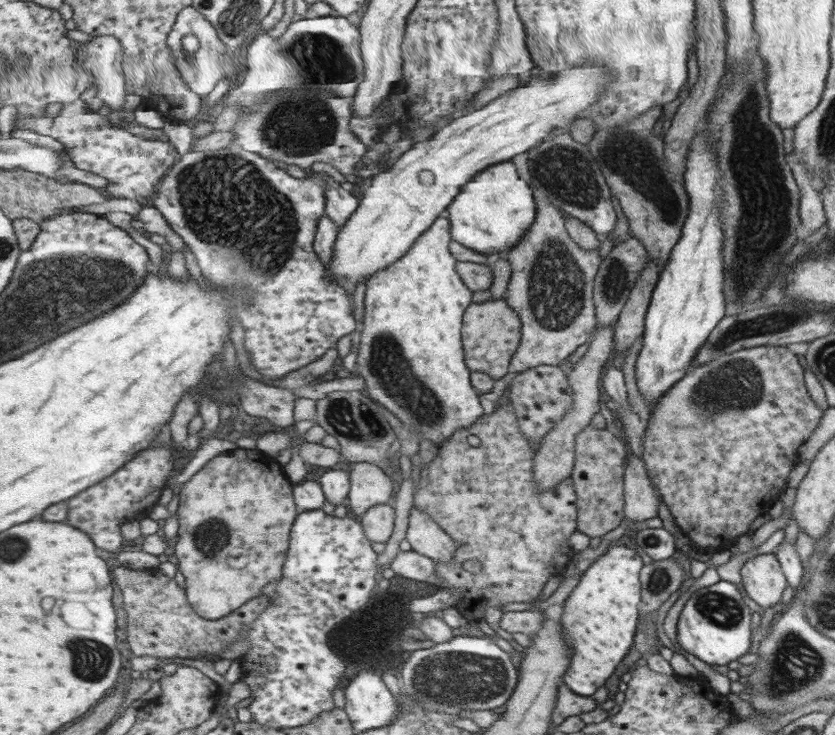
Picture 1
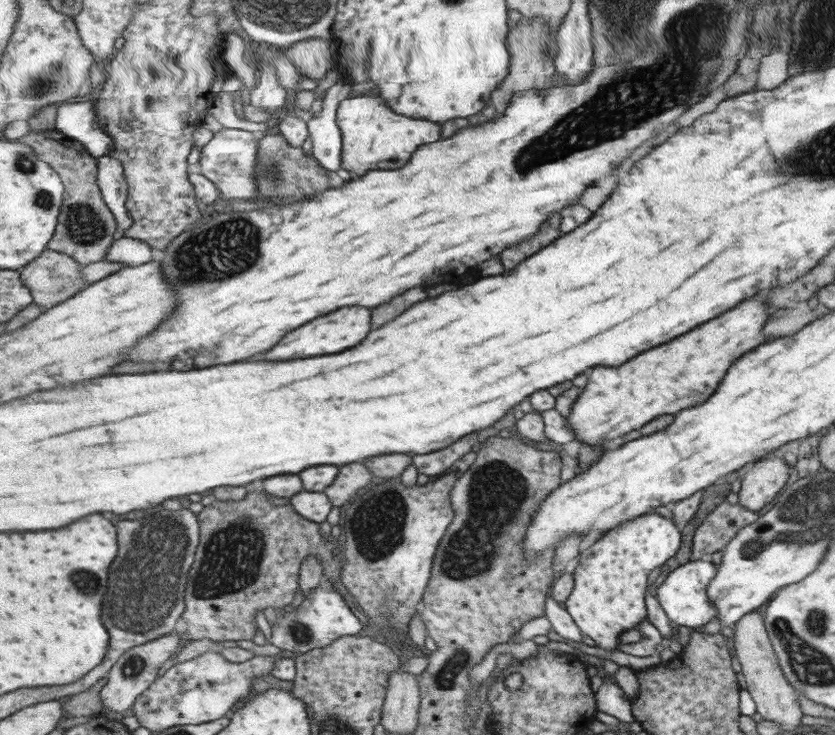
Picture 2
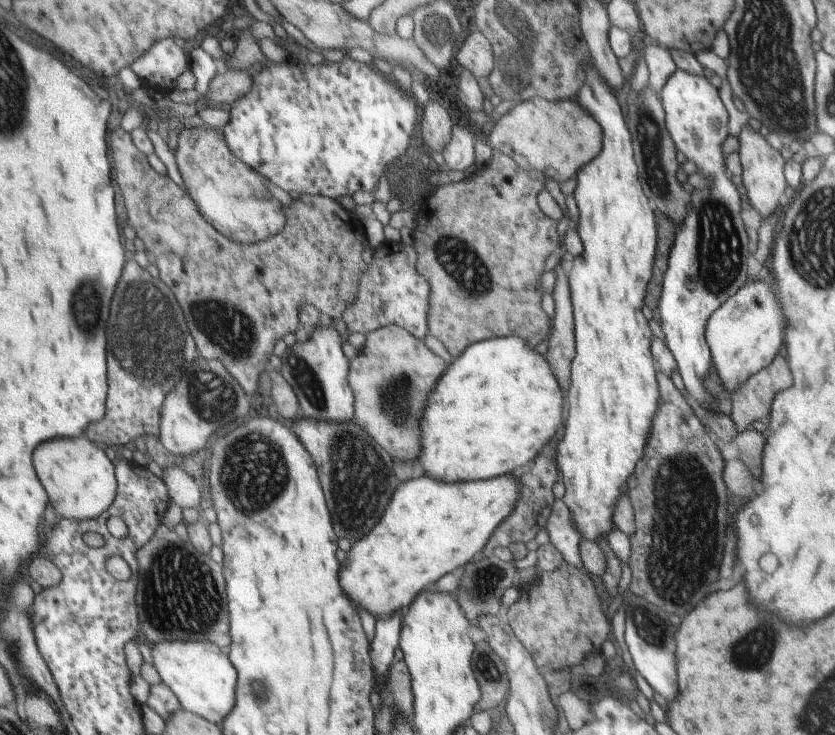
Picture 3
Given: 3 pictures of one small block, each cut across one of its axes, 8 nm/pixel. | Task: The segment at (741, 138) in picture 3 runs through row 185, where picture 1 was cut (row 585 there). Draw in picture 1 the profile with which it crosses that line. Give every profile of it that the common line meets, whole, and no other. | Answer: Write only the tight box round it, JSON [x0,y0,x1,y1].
[740,554,785,608]

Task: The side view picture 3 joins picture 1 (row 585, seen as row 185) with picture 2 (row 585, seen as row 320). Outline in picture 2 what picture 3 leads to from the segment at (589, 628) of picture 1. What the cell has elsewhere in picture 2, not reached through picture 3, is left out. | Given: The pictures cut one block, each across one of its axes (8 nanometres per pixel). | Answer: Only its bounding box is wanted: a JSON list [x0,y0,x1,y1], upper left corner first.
[564,512,679,650]

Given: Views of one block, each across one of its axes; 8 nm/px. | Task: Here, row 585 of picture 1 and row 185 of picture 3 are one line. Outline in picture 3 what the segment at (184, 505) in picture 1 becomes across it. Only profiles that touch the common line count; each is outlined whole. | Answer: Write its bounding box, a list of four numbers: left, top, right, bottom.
[176,128,288,244]

